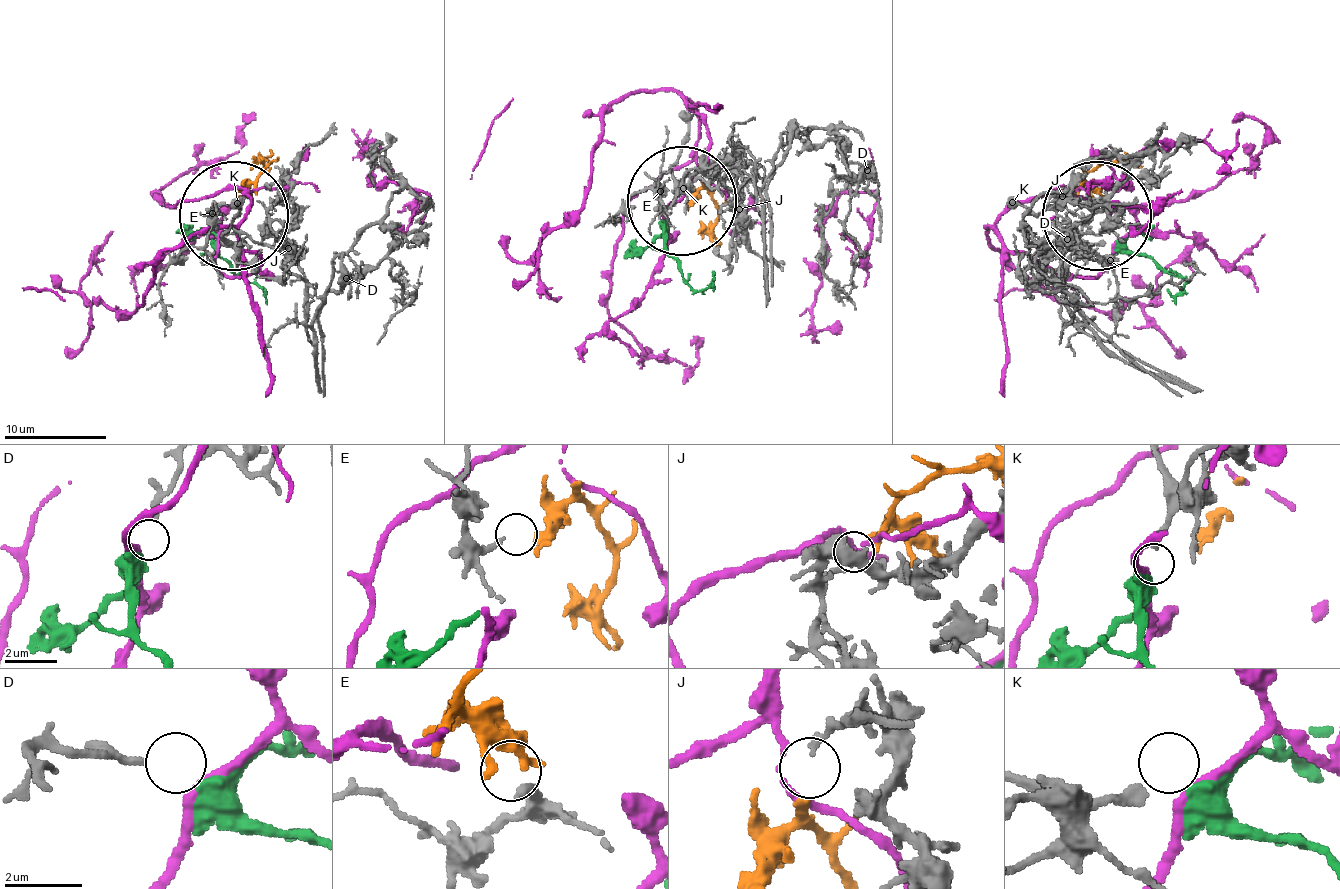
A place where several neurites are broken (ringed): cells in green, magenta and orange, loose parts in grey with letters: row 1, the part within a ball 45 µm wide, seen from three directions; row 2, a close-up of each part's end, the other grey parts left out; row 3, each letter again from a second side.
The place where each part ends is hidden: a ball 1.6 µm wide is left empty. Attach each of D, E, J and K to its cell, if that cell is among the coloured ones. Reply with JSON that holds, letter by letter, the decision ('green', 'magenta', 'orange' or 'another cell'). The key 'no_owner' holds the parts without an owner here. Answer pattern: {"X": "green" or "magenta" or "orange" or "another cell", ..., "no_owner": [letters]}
{"D": "green", "E": "another cell", "J": "orange", "K": "another cell", "no_owner": ["E", "K"]}

